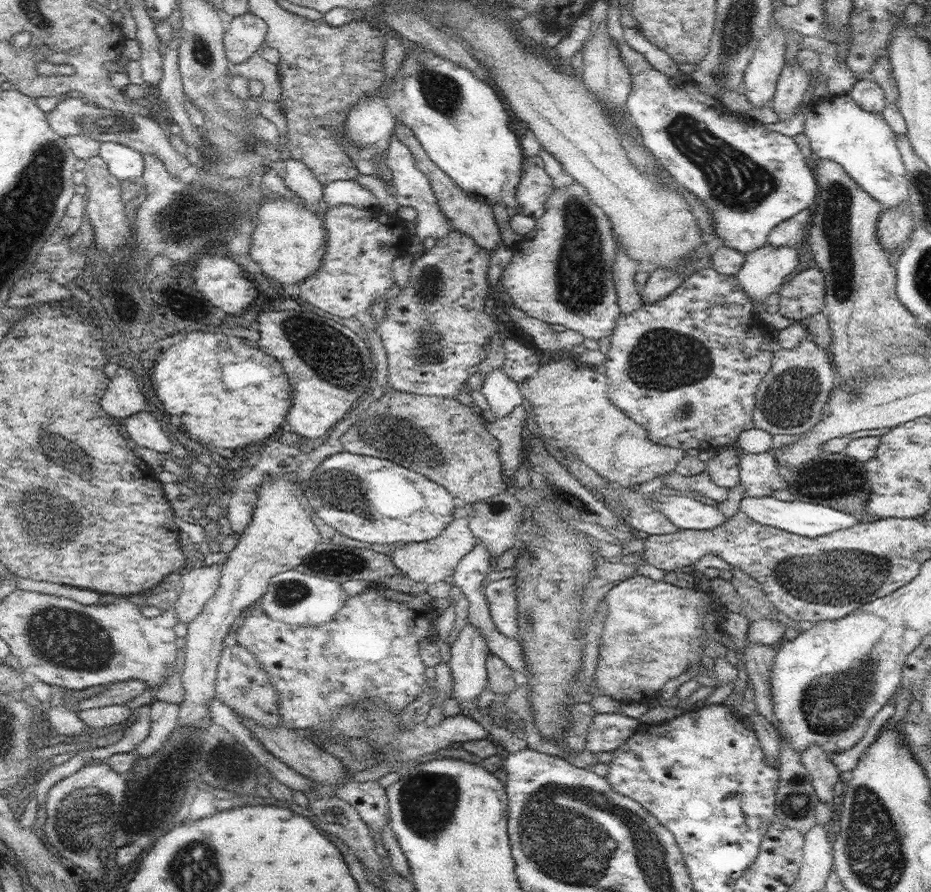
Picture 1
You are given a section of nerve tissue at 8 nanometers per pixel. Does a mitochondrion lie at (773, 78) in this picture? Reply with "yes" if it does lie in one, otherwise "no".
no

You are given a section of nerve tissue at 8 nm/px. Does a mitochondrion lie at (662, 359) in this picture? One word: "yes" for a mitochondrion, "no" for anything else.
yes

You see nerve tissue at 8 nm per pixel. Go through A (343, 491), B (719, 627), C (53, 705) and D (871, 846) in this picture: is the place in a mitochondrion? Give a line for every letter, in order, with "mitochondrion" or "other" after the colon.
A: mitochondrion
B: other
C: other
D: mitochondrion

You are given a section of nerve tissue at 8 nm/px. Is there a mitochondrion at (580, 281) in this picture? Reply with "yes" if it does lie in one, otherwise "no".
yes

